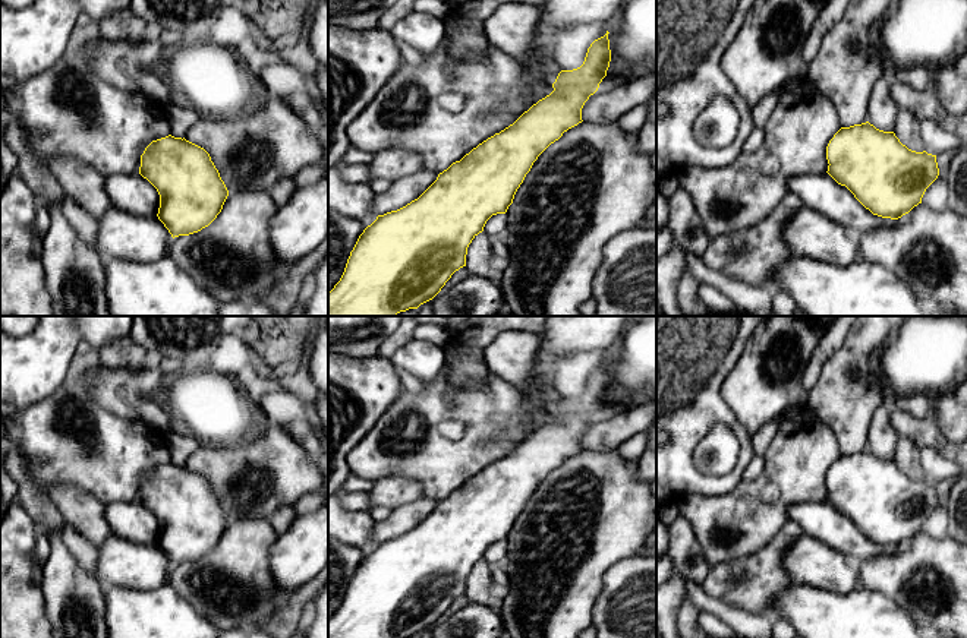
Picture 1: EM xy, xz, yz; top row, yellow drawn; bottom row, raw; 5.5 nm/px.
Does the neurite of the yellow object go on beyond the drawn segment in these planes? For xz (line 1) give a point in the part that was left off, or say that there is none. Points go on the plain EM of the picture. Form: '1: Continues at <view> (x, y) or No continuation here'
1: No continuation here

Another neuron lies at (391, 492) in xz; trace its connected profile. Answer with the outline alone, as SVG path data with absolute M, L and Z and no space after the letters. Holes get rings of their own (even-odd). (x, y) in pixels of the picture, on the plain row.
M387 477L374 481L374 487L368 492L371 508L385 506L390 509L403 506L422 496L419 481L403 477Z

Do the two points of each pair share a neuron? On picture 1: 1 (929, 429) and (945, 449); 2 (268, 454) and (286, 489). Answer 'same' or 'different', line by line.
1: same
2: same

